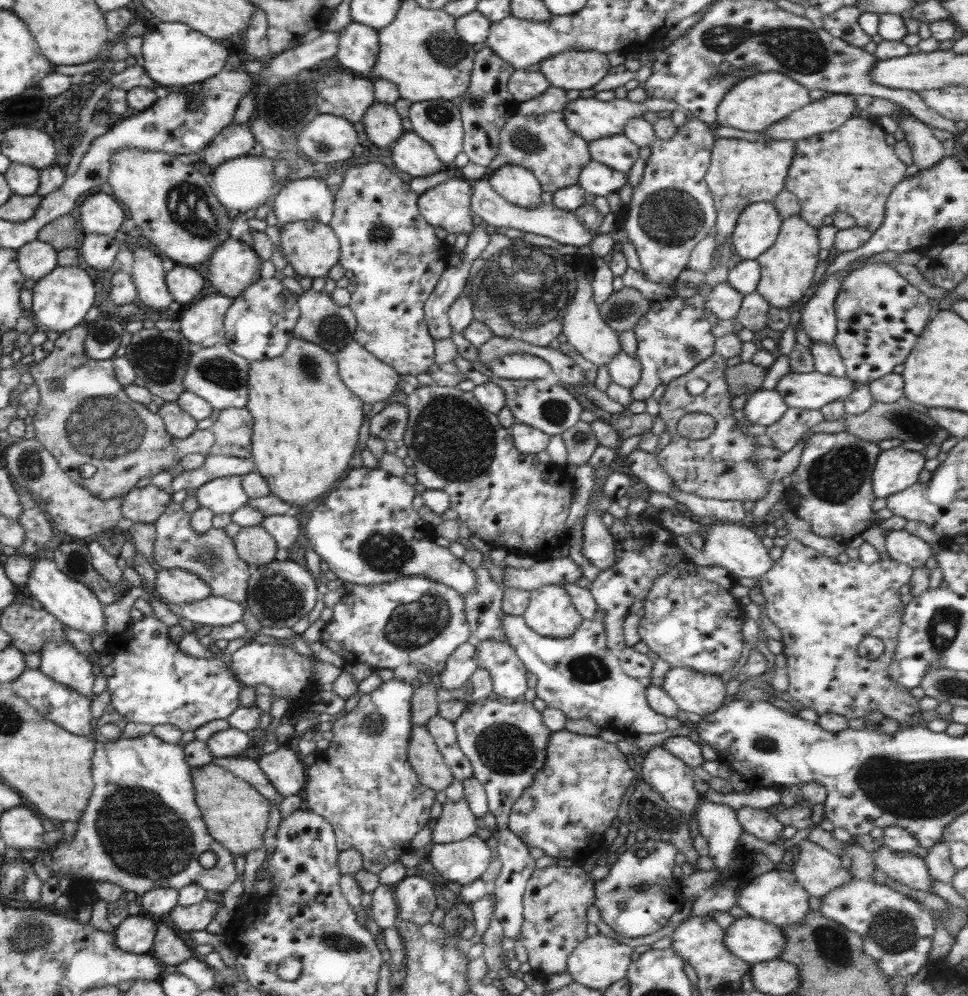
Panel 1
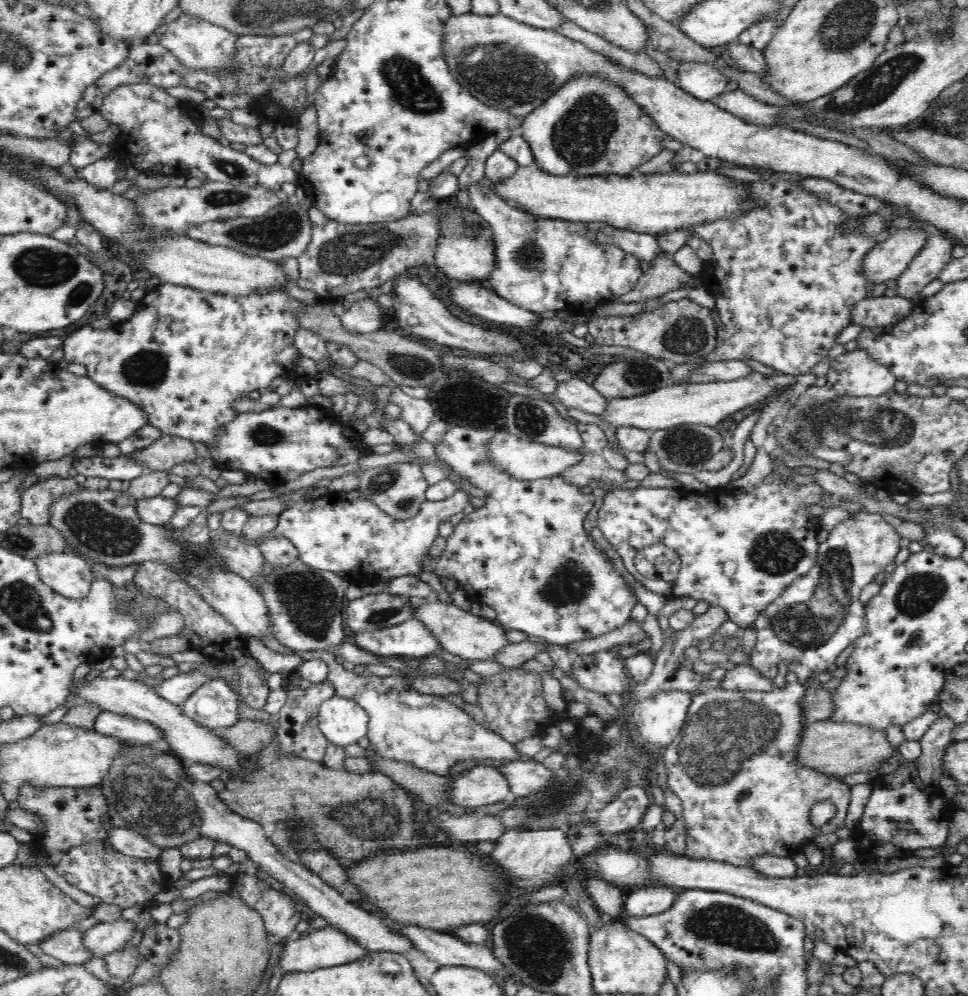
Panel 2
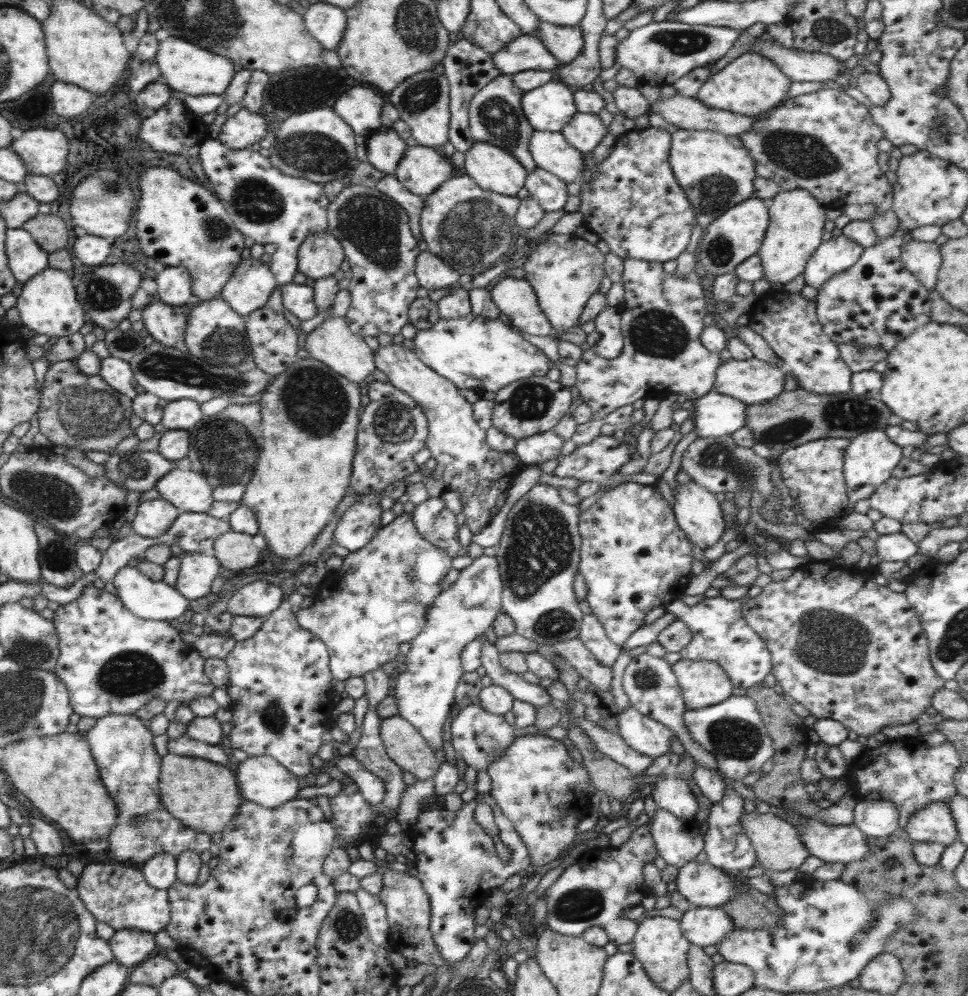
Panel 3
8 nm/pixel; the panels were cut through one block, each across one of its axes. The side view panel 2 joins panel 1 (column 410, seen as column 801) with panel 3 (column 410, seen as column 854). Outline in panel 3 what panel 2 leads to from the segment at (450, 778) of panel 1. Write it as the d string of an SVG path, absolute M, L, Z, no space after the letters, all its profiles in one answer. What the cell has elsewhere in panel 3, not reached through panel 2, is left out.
M397 715L384 718L380 739L387 756L402 770L414 774L415 778L428 780L438 772L441 763L436 759L435 751L404 718Z

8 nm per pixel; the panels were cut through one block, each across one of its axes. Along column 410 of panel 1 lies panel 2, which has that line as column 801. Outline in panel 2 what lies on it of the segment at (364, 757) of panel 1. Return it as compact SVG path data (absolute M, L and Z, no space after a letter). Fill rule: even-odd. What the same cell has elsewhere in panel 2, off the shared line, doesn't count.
M788 669L784 672L780 683L778 687L771 692L761 692L758 690L752 690L752 691L736 691L736 690L722 690L722 689L712 689L709 691L705 692L698 692L694 693L692 696L692 704L690 704L690 708L688 708L688 716L686 716L686 720L684 722L684 727L682 728L682 731L679 736L672 742L668 747L664 748L662 750L662 754L664 757L664 764L665 769L666 769L666 774L667 774L667 785L669 786L669 789L680 798L680 802L683 808L683 815L684 815L684 821L686 821L686 828L687 828L687 840L686 840L686 847L684 851L684 855L687 857L693 858L693 859L710 859L712 861L716 862L723 862L723 863L728 863L734 866L743 866L743 867L750 867L751 866L751 860L755 856L760 856L760 855L765 855L765 854L770 854L770 855L776 855L776 856L781 856L781 857L788 857L788 856L793 856L797 852L803 852L804 846L807 846L808 844L813 843L814 844L814 837L815 836L820 836L821 834L828 834L828 833L834 833L839 827L844 826L845 824L845 818L846 815L848 814L848 806L850 806L850 785L846 785L844 783L840 783L840 780L843 779L842 776L828 776L827 774L822 774L821 772L818 772L817 770L810 770L807 766L802 766L798 761L796 761L796 758L798 758L798 746L800 746L800 740L802 740L802 730L808 726L808 723L804 723L802 721L802 697L806 696L806 688L799 683L799 680L796 678L794 671L792 669ZM822 800L831 800L832 804L836 806L836 816L832 818L826 825L822 826L816 826L812 825L810 822L810 816L809 812L812 806L816 804L818 801Z

